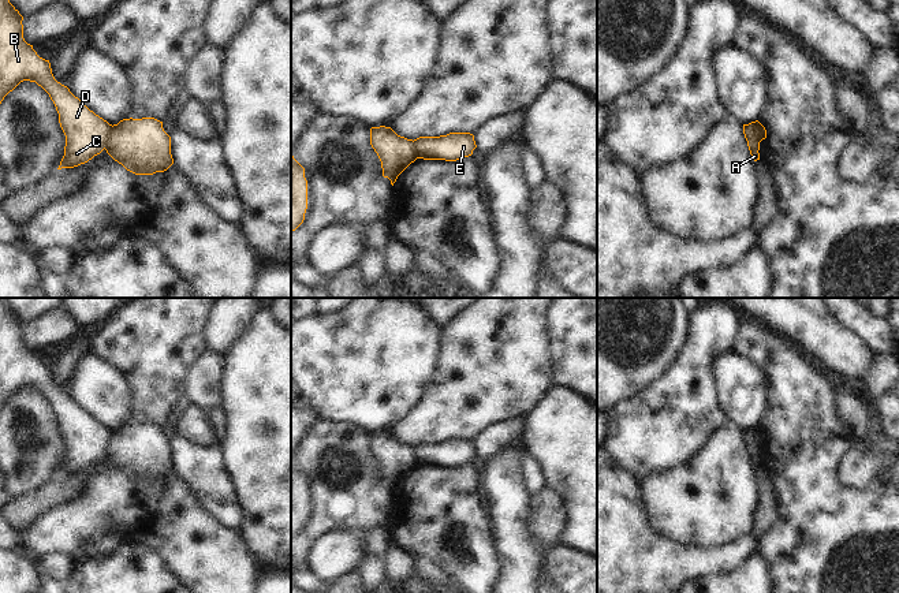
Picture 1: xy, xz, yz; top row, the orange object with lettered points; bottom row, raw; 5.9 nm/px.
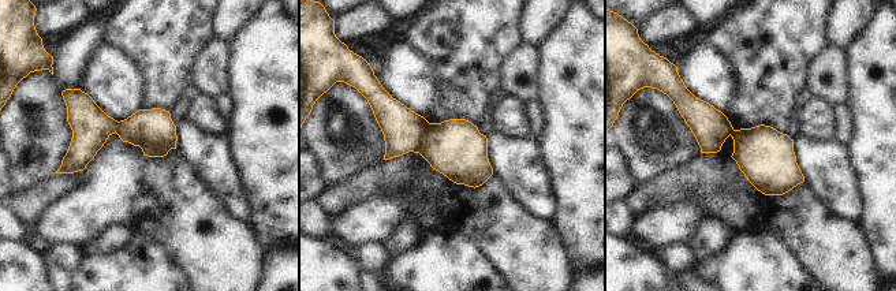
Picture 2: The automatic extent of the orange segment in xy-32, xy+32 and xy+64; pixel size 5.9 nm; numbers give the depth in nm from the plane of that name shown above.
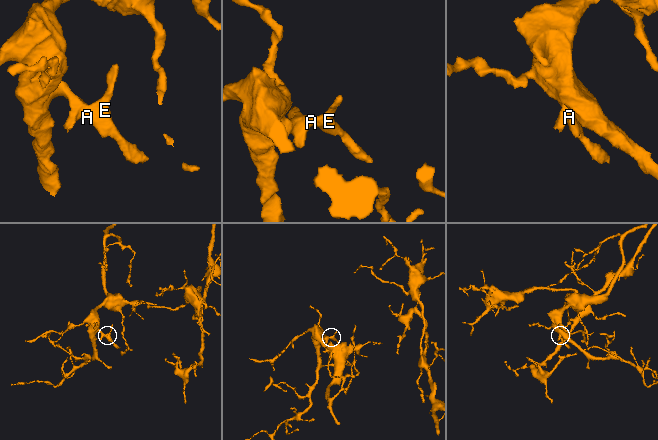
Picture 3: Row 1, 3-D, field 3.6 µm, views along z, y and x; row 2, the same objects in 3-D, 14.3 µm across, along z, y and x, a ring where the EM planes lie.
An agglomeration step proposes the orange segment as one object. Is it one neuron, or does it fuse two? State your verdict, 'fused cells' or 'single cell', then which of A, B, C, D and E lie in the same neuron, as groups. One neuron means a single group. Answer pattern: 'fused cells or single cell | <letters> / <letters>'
fused cells | A E / B C D

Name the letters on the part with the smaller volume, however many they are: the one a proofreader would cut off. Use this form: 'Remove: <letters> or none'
Remove: A, E

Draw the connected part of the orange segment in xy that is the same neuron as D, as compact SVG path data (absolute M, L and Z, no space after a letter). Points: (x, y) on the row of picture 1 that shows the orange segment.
M0 0L0 104L20 82L36 82L53 101L66 135L57 169L85 164L105 149L112 124L55 79L49 60L40 57L25 41L22 20L10 0Z

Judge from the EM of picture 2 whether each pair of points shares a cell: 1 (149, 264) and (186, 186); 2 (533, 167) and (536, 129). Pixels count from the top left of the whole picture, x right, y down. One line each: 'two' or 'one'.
1: two
2: two

